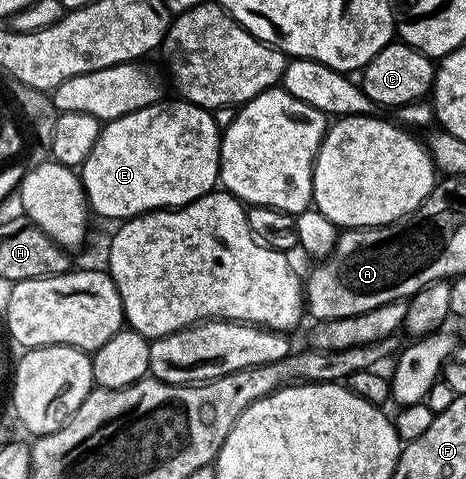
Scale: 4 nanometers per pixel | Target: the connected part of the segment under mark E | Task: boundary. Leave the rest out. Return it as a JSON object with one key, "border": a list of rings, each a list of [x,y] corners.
{"border":[[[174,99],[145,106],[100,127],[97,142],[81,165],[83,192],[94,215],[122,222],[145,212],[182,208],[216,187],[220,125],[215,125],[208,109]]]}

